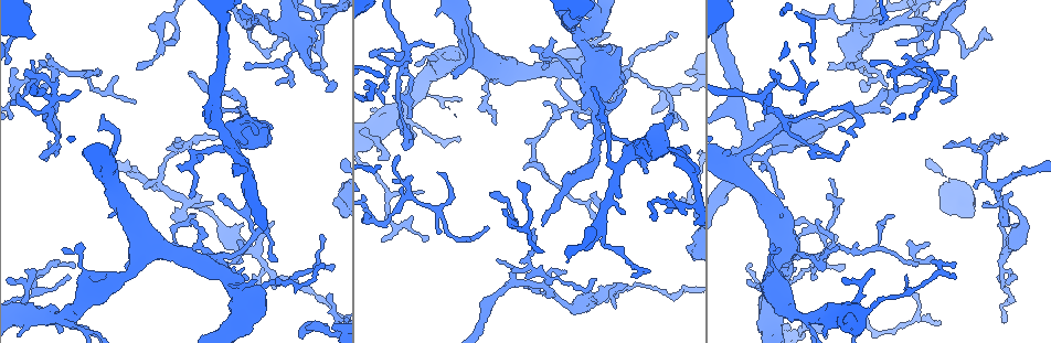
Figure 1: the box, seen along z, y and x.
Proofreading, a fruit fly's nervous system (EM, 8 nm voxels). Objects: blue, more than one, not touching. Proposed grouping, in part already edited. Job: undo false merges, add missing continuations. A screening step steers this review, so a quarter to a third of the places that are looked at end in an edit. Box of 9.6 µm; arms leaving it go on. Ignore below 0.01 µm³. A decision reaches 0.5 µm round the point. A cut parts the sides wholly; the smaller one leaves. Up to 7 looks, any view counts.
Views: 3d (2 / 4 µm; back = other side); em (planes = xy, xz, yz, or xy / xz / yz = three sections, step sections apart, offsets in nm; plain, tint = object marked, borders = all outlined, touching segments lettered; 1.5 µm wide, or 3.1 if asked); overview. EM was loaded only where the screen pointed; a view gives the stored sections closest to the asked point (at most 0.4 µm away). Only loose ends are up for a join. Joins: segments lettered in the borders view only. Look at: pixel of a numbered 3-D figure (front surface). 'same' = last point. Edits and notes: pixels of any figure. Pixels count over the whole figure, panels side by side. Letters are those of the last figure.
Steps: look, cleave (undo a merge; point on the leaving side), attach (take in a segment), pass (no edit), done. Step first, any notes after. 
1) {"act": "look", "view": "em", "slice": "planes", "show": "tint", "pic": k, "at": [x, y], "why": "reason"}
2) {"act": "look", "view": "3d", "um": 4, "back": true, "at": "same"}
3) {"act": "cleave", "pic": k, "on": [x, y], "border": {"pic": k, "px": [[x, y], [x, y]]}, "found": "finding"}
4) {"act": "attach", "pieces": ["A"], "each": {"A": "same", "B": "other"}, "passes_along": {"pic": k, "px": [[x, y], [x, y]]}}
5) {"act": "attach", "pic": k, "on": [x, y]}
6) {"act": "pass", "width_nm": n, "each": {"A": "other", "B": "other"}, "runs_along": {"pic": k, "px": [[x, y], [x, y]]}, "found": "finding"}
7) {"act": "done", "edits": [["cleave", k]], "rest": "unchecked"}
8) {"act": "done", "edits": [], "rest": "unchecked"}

{"act": "look", "view": "3d", "um": 2, "back": true, "pic": 1, "at": [758, 89], "why": "free end"}

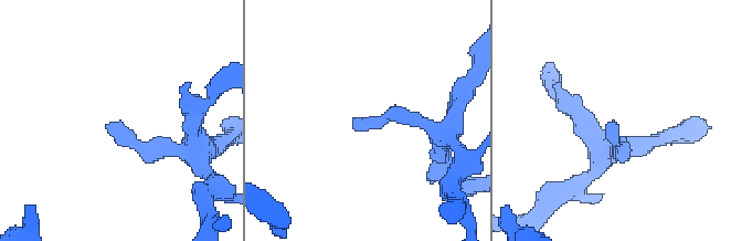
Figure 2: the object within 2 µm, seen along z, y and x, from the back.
{"act": "look", "view": "em", "slice": "planes", "show": "borders", "pic": 2, "at": [354, 117], "why": "need the tissue"}

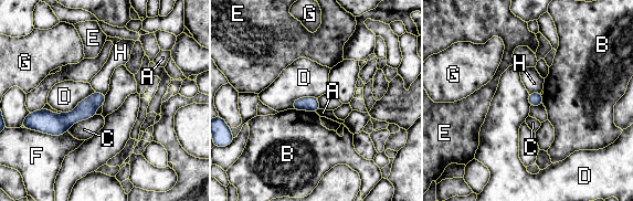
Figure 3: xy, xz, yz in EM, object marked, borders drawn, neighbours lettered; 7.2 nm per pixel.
{"act": "pass", "each": {"A": "other", "B": "other", "C": "other", "D": "other", "E": "other", "F": "other", "G": "other", "H": "other"}, "found": "no lettered segment goes on from it"}

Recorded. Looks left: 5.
{"act": "look", "view": "3d", "um": 4, "pic": 1, "at": [630, 71], "why": "thin end"}

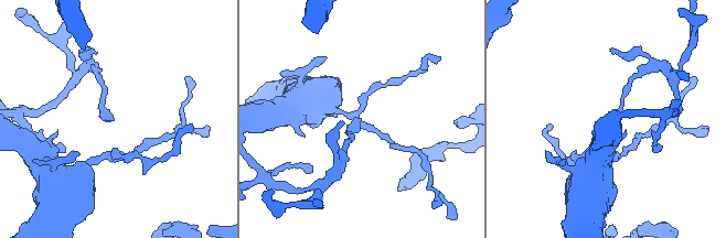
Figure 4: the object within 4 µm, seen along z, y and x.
{"act": "look", "view": "em", "slice": "yz", "step": 8, "show": "tint", "pic": 4, "at": [112, 120], "why": "now the EM"}

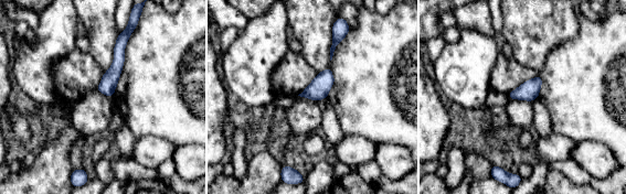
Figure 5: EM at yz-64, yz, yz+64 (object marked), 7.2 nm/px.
{"act": "look", "view": "em", "slice": "planes", "show": "borders", "at": "same", "why": "cut it another way"}

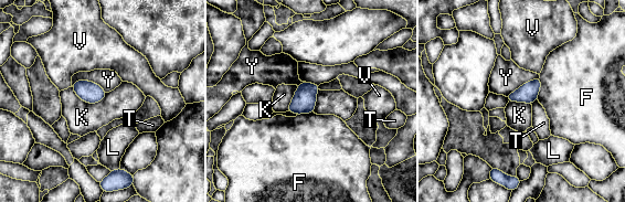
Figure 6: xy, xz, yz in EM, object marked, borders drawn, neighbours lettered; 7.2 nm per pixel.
{"act": "pass", "each": {"F": "other", "K": "other", "L": "other", "T": "other", "V": "other", "Y": "other"}, "border": {"pic": 6, "px": [[72, 86], [88, 103], [106, 94]]}, "found": "none of them fits"}

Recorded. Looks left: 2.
{"act": "look", "view": "em", "slice": "yz", "step": 8, "show": "tint", "pic": 1, "at": [986, 32], "why": "tapers out"}

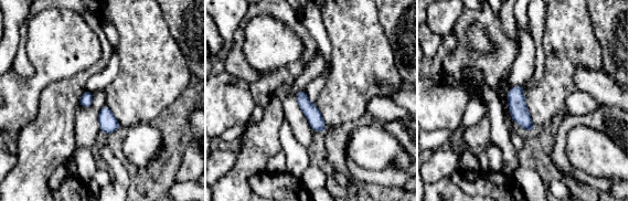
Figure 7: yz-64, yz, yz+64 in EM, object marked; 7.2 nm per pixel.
{"act": "look", "view": "em", "slice": "planes", "show": "borders", "at": "same", "why": "another direction"}

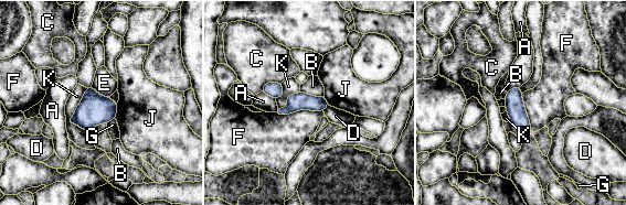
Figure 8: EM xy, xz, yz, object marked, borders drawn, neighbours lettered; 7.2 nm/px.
{"act": "pass", "width_nm": 130, "each": {"A": "other", "B": "other", "C": "other", "D": "other", "E": "other", "F": "other", "G": "other", "J": "other", "K": "other"}, "border": {"pic": 8, "px": [[322, 110], [274, 112]]}, "found": "none of them fits"}

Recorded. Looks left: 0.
{"act": "done", "edits": [], "rest": "unchecked"}

